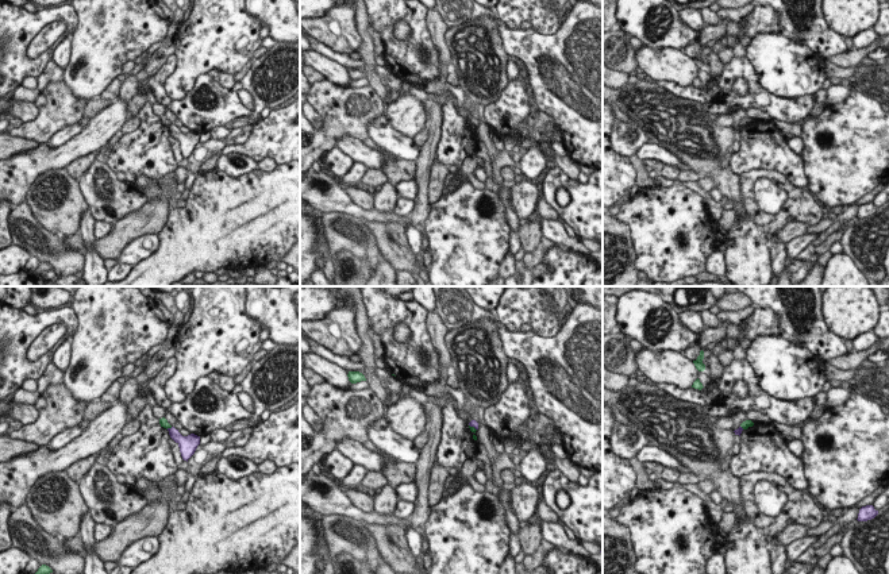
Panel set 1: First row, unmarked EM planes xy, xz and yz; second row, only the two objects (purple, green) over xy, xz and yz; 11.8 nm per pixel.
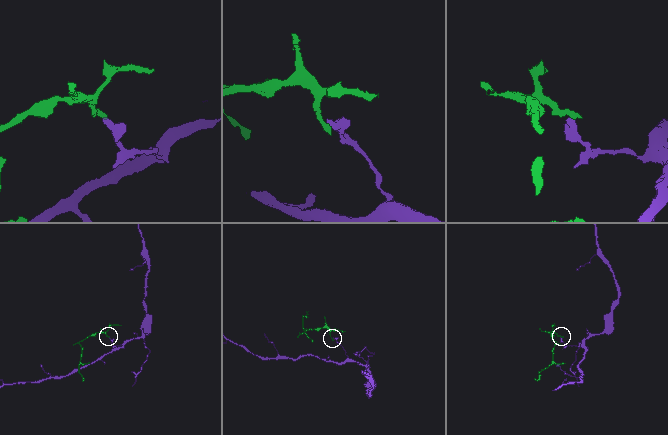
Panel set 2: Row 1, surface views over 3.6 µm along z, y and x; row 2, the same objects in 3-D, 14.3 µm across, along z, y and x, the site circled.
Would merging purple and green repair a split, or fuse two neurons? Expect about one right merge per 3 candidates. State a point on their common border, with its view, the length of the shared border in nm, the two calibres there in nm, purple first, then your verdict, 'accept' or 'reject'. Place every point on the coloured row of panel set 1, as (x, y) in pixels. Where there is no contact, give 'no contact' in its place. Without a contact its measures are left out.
contact xz (473, 426); length 120 nm; calibres 90 and 60 nm; reject

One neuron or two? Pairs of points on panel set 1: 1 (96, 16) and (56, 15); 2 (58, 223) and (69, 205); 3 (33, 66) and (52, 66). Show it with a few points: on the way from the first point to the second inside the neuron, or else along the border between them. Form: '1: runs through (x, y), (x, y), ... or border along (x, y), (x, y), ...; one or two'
1: border along (77, 14), (77, 26), (72, 34); two
2: runs through (58, 219), (65, 210); one
3: border along (52, 58), (42, 72); two

